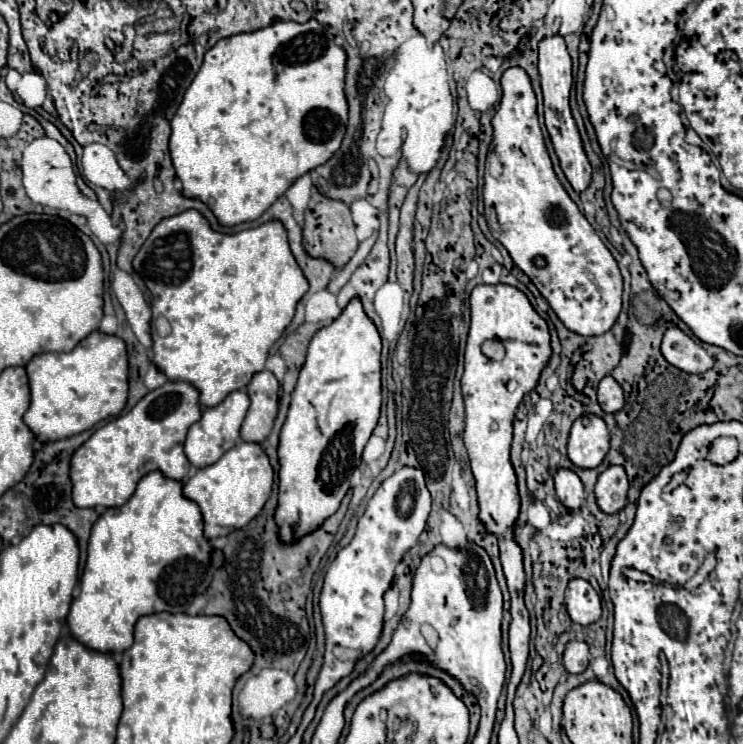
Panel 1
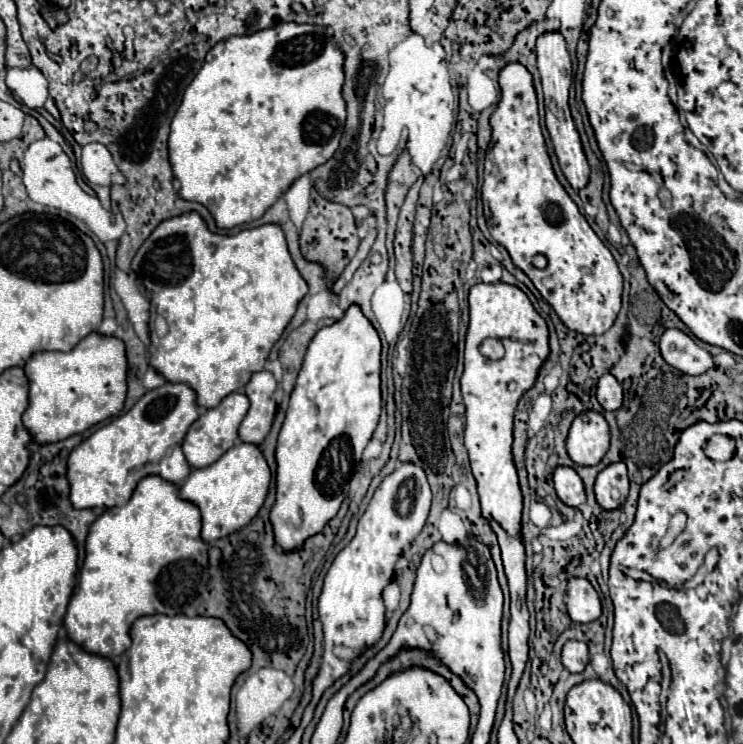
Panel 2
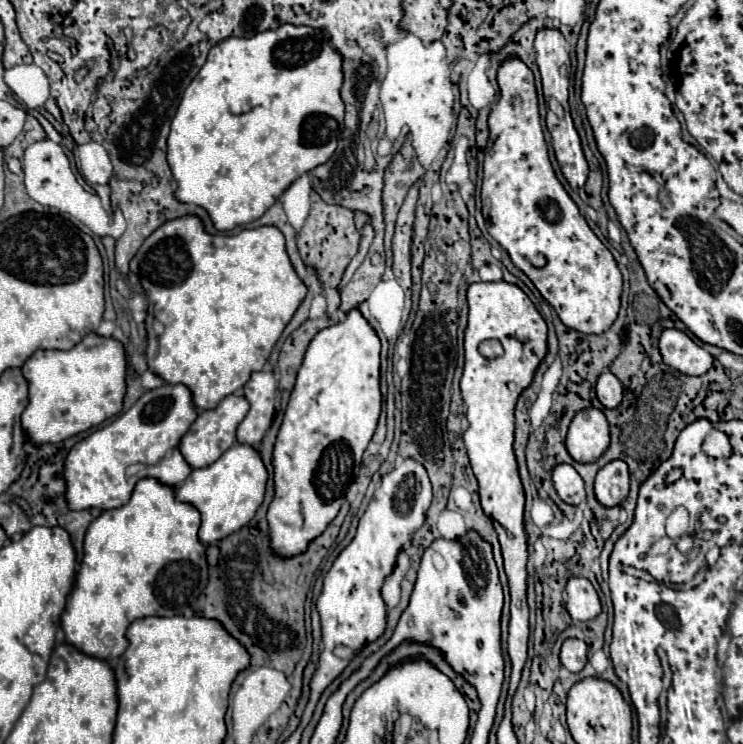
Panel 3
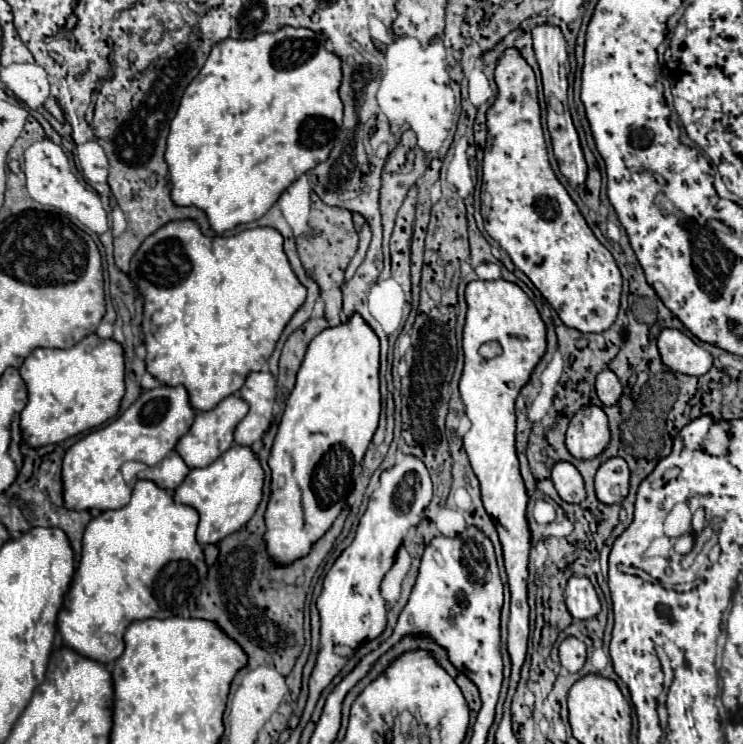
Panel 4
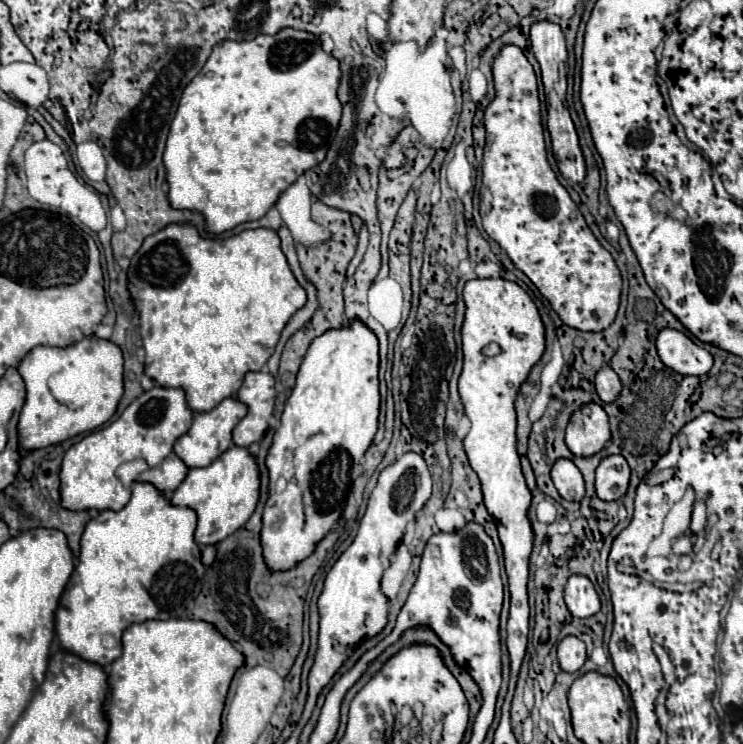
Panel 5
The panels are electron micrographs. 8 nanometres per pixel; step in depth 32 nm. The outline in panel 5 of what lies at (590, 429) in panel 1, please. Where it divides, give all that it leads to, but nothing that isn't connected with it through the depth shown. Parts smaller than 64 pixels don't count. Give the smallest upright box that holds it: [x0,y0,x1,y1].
[566,402,610,458]

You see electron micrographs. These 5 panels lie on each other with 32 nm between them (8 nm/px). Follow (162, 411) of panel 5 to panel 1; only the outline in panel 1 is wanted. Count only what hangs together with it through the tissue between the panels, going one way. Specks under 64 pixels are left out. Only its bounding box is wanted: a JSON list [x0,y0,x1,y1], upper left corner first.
[70,380,200,508]

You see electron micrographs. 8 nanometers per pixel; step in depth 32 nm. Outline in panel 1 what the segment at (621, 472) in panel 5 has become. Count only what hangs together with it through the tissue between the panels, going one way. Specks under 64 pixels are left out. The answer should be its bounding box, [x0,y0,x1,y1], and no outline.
[596,466,628,514]

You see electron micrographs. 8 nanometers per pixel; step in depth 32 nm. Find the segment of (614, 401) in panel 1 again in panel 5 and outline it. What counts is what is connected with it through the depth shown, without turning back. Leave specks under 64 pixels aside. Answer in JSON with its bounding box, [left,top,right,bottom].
[596,366,622,404]

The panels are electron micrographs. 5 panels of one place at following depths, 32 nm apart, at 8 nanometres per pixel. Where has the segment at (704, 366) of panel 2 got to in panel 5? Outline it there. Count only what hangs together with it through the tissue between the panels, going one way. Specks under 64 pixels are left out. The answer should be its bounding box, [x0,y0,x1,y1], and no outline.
[656,328,712,376]

